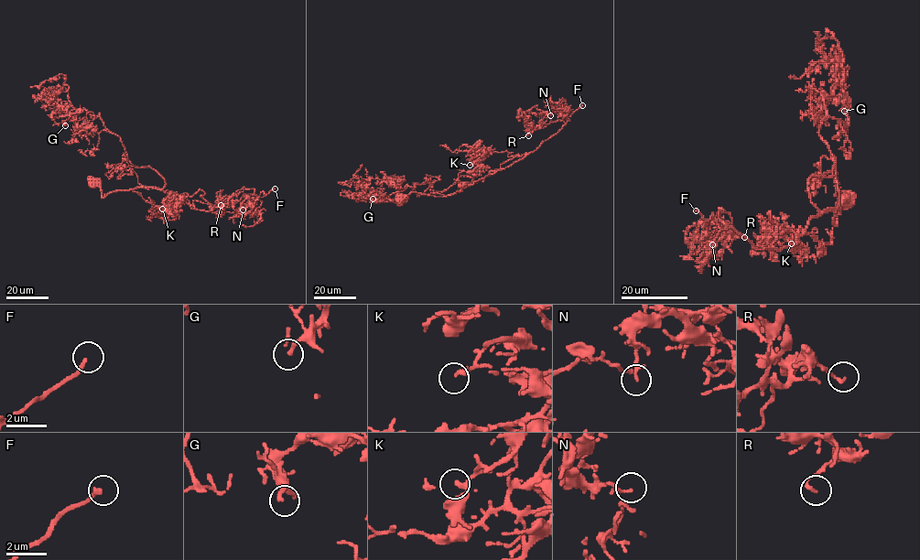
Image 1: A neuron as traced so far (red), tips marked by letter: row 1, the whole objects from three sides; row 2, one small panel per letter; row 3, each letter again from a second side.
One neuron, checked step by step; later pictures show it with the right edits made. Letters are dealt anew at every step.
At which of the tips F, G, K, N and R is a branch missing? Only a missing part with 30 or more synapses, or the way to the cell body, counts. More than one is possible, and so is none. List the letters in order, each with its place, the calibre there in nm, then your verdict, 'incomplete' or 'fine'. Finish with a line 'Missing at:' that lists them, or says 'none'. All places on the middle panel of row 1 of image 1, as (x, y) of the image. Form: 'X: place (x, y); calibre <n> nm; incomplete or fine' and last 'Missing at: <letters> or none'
F: place (582, 105); calibre 190 nm; incomplete
G: place (373, 199); calibre 200 nm; fine
K: place (470, 165); calibre 260 nm; fine
N: place (550, 115); calibre 110 nm; fine
R: place (528, 135); calibre 150 nm; fine
Missing at: F

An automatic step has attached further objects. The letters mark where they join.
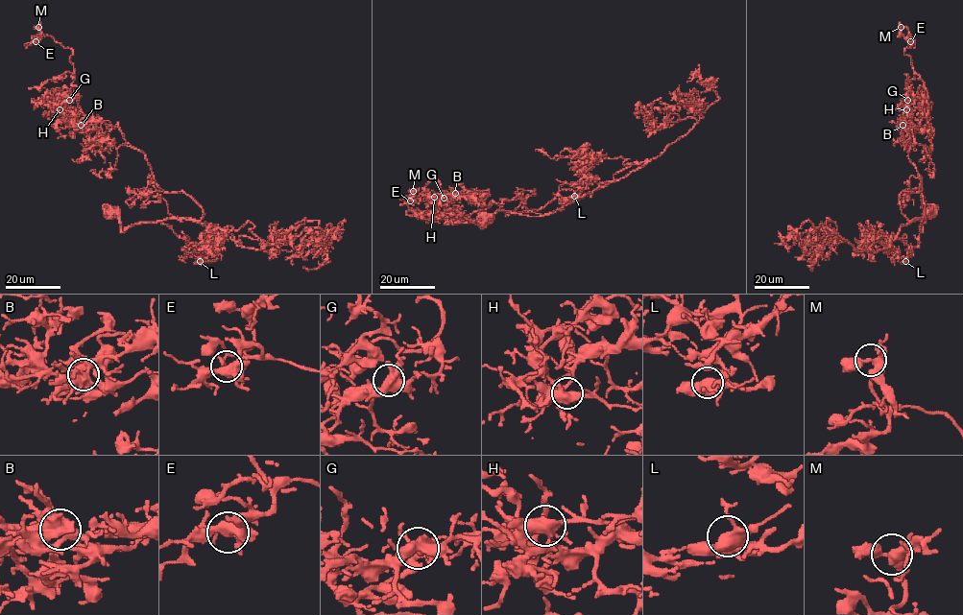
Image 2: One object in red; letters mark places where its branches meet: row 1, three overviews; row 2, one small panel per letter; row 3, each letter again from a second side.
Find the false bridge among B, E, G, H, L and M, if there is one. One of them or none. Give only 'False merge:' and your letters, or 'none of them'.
False merge: B

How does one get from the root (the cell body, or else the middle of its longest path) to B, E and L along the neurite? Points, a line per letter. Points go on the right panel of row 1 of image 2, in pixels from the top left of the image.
B: (929, 214), (921, 231), (921, 178), (907, 156), (915, 143), (910, 126), (917, 129), (901, 118), (902, 125)
E: (929, 214), (921, 231), (907, 153), (910, 124), (929, 105), (903, 53), (910, 41)
L: (929, 214), (921, 231), (925, 219), (915, 219), (901, 225), (896, 237), (904, 240), (908, 248), (905, 261)

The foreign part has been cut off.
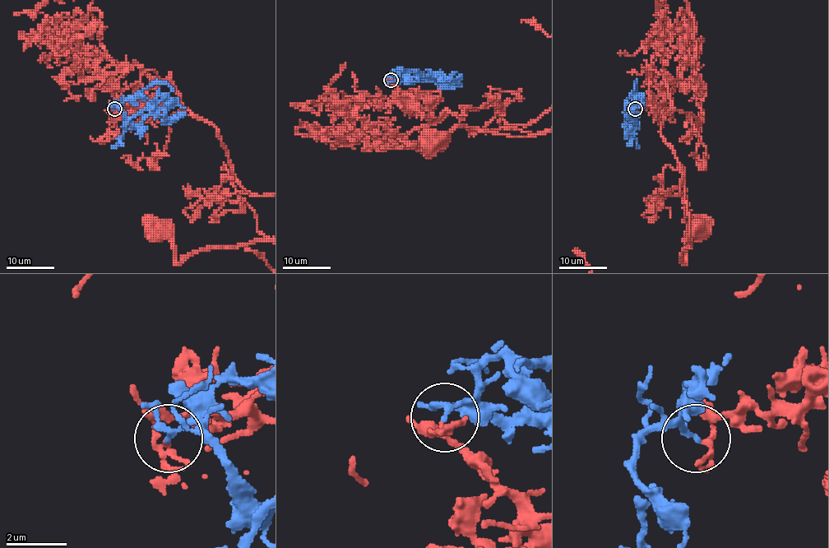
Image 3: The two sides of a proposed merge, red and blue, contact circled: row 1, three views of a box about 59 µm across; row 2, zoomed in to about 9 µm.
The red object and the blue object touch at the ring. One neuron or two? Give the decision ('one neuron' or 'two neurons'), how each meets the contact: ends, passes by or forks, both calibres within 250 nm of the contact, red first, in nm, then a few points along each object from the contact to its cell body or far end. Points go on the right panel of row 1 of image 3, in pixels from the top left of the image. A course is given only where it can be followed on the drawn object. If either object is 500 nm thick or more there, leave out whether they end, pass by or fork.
one neuron; red passes by; blue passes by; calibres 160 and 160 nm; course red (635, 109), (675, 83), (666, 77), (659, 128), (683, 183), (683, 263), (697, 232); course blue (635, 109), (627, 109), (627, 119), (627, 114), (632, 109), (627, 115), (632, 119), (635, 117), (629, 114)

